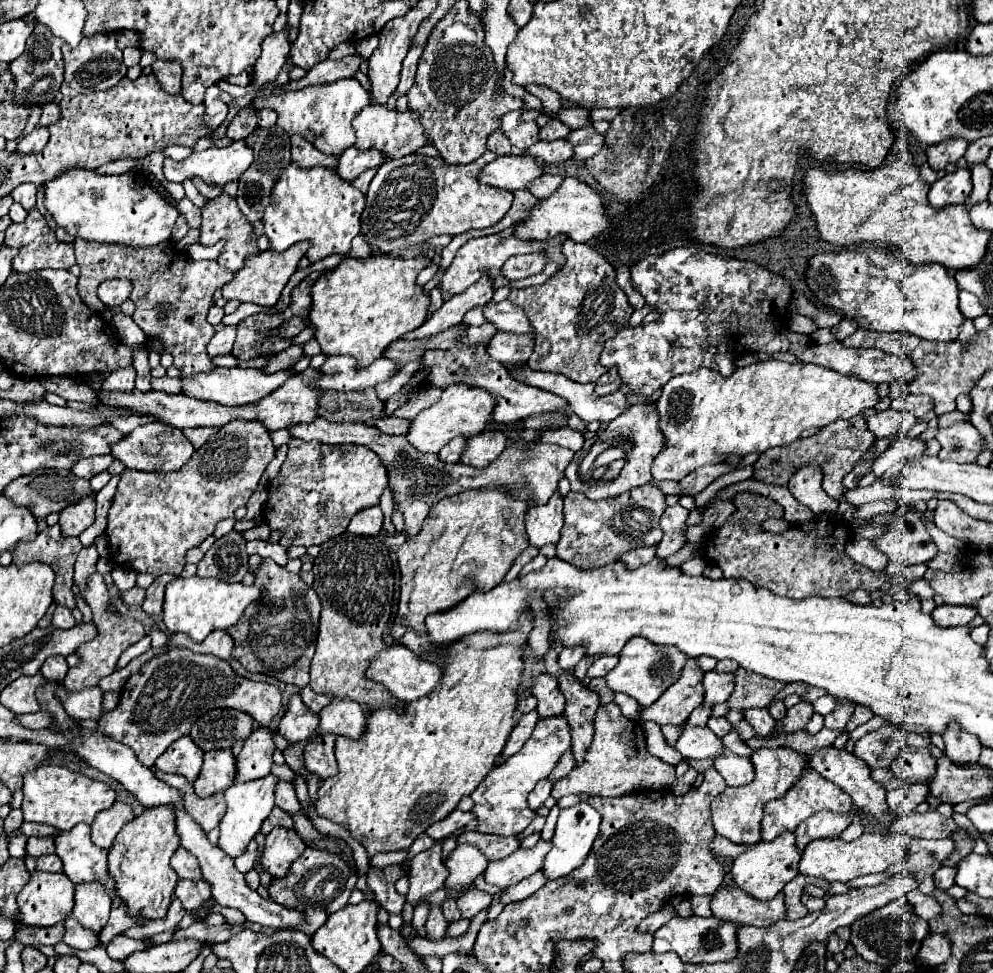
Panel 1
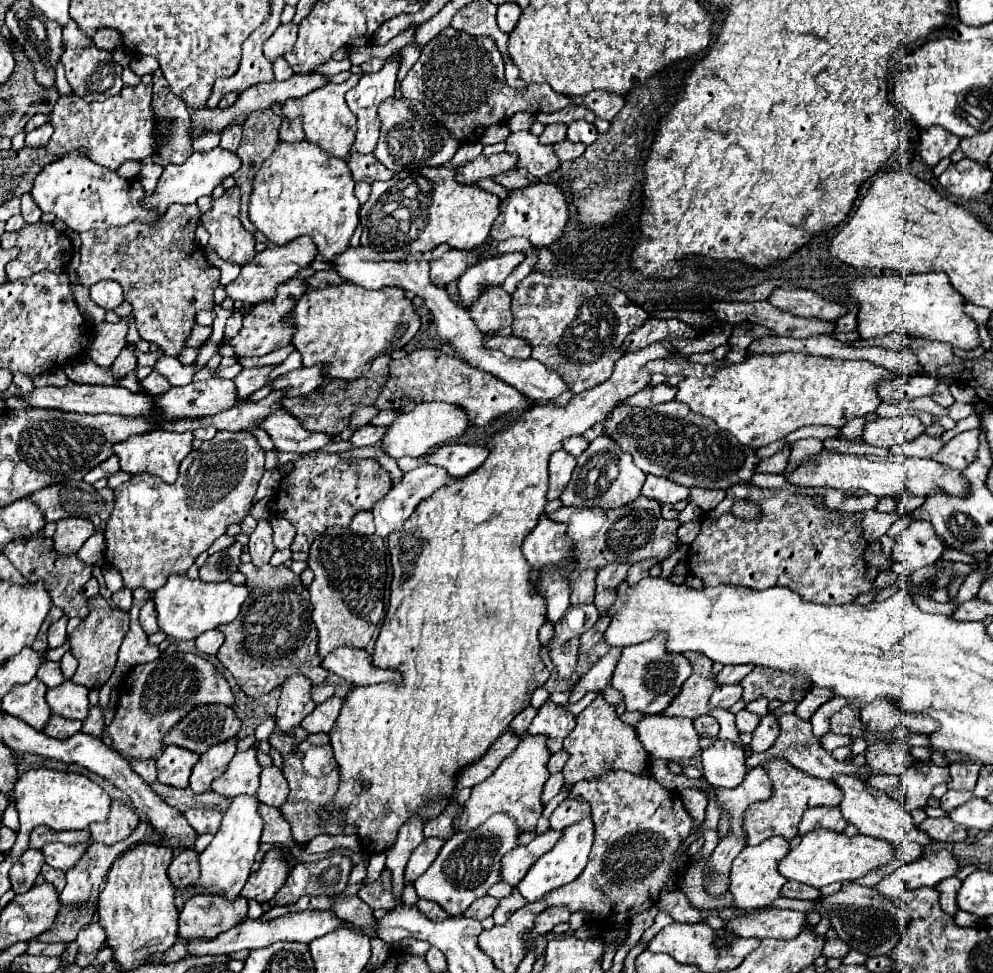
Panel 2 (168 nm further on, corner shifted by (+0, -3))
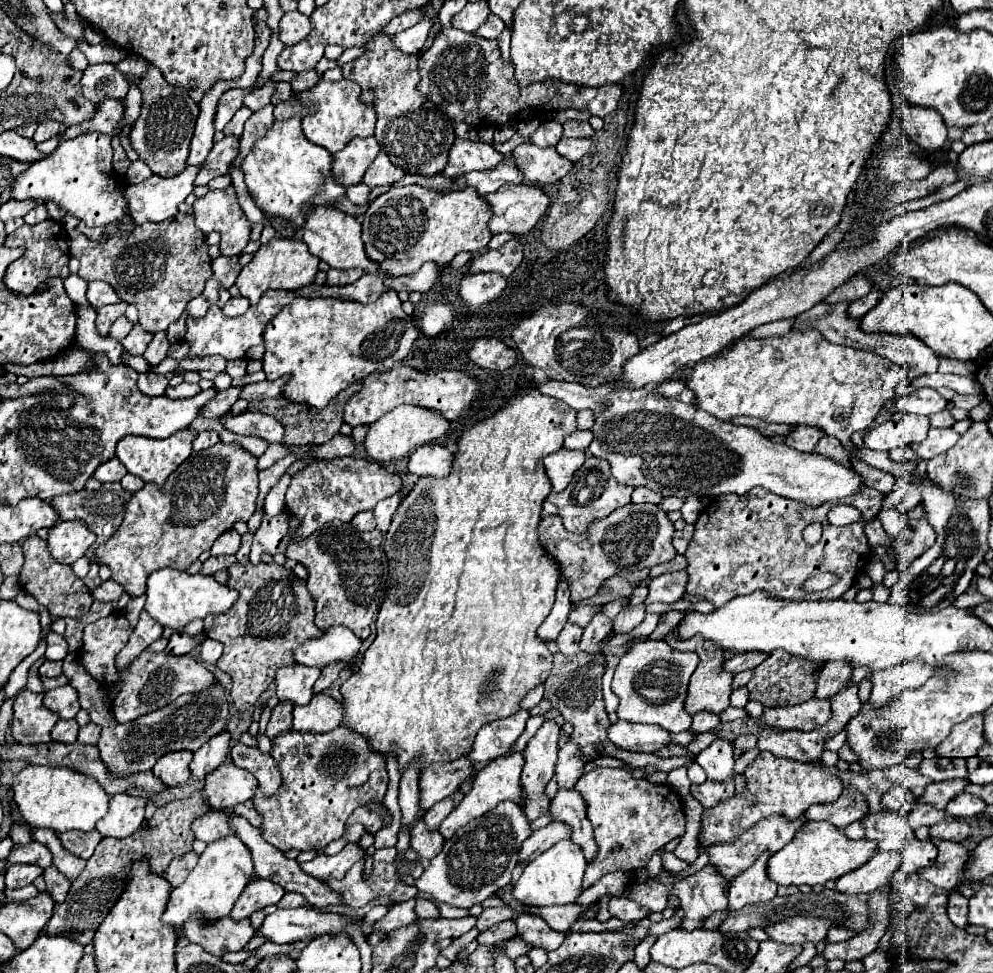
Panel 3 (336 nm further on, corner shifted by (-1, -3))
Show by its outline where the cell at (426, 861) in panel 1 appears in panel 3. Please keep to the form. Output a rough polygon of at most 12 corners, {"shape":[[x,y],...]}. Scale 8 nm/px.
{"shape":[[423,821],[411,829],[411,849],[419,859],[439,855],[445,839]]}

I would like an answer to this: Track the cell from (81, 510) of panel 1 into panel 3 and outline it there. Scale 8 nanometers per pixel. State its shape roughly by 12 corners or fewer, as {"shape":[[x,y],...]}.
{"shape":[[79,521],[51,527],[49,553],[71,565],[95,543]]}

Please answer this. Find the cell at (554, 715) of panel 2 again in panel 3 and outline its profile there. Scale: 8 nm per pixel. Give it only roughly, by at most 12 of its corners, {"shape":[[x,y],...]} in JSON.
{"shape":[[547,719],[525,747],[529,821],[545,815],[561,727]]}

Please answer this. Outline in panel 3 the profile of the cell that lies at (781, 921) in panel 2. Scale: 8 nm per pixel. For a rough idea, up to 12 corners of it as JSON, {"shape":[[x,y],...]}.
{"shape":[[795,915],[765,927],[769,939],[821,941],[831,921]]}

